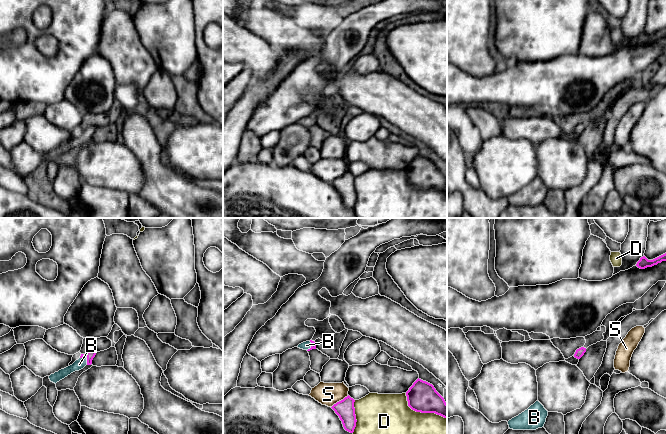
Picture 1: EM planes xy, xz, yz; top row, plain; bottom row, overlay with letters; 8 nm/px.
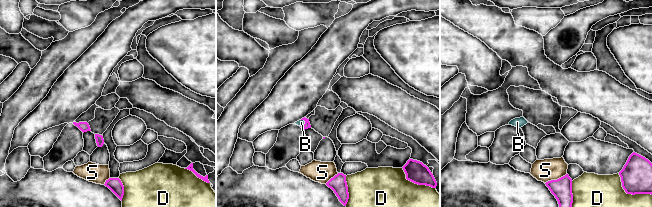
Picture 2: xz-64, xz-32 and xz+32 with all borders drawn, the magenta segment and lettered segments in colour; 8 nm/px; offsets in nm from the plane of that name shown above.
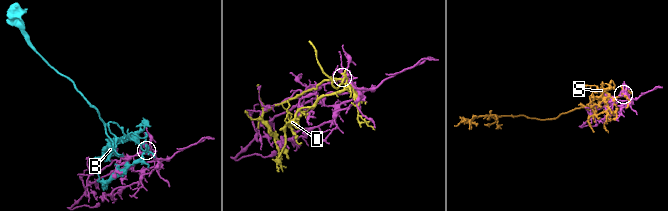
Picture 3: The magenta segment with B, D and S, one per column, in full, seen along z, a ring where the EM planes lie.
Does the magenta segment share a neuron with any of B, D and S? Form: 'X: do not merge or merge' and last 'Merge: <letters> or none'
B: do not merge
D: do not merge
S: do not merge
Merge: none

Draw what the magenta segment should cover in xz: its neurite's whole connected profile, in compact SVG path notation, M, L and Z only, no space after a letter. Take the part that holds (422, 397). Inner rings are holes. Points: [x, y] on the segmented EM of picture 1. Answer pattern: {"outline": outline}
{"outline": "M418 378L406 392L406 396L412 410L447 418L447 403L432 384Z"}

